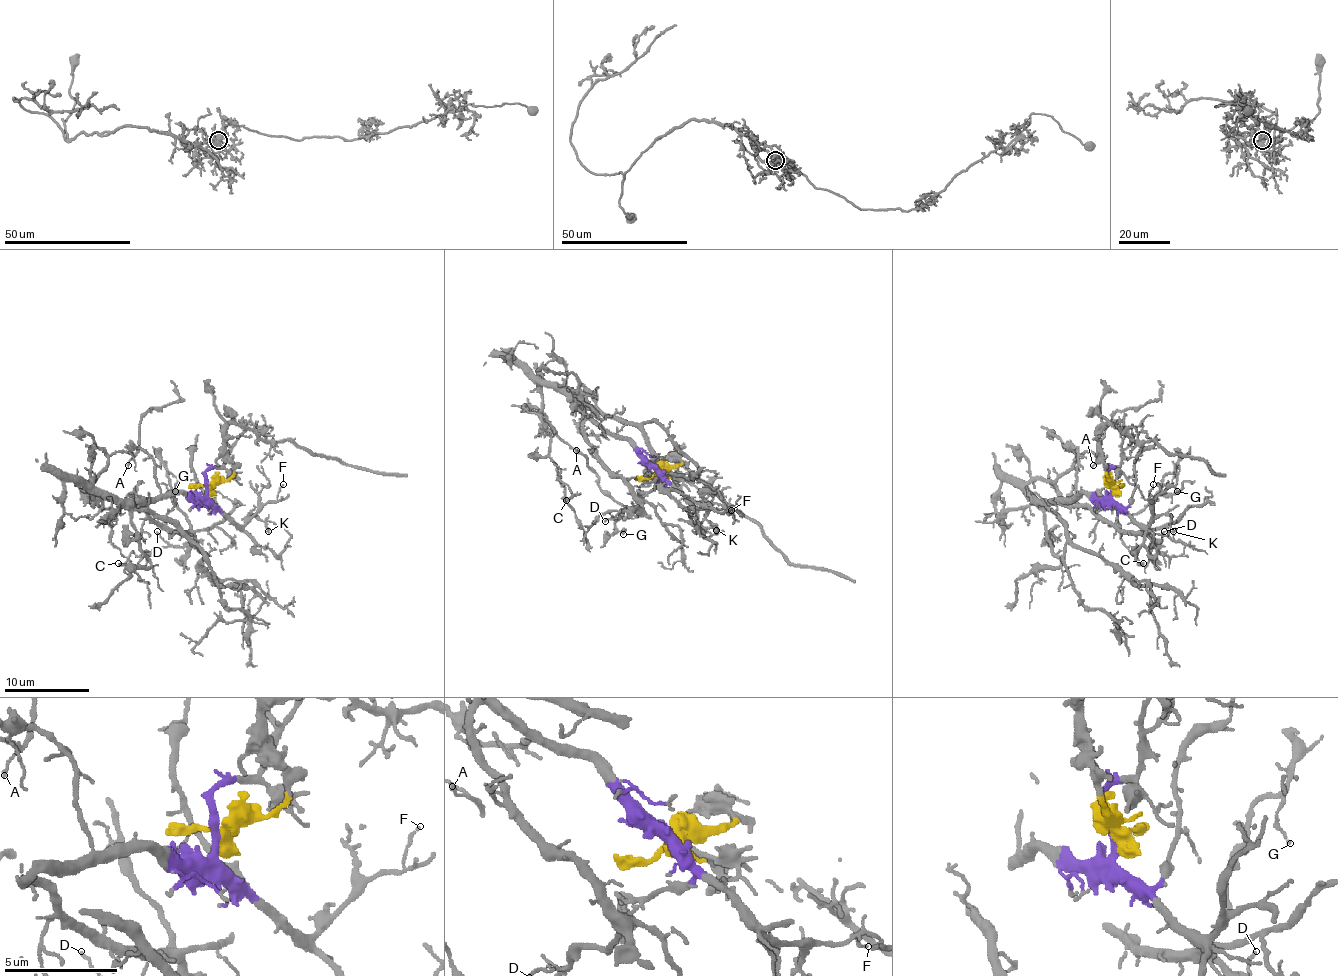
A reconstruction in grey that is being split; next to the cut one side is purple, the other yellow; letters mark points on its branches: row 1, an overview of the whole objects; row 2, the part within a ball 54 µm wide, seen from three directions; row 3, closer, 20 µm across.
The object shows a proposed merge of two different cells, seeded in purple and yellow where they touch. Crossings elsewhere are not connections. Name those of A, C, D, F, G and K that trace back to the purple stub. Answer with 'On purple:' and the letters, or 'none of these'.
On purple: A, C, D, F, G, K

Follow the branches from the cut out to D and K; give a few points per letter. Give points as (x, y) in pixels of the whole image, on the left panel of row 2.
D: (207, 489), (196, 498), (160, 494), (135, 504), (171, 530), (192, 536), (181, 547), (173, 547), (156, 532)
K: (207, 489), (207, 498), (230, 521), (241, 525), (247, 515), (252, 515), (260, 519), (269, 532)

